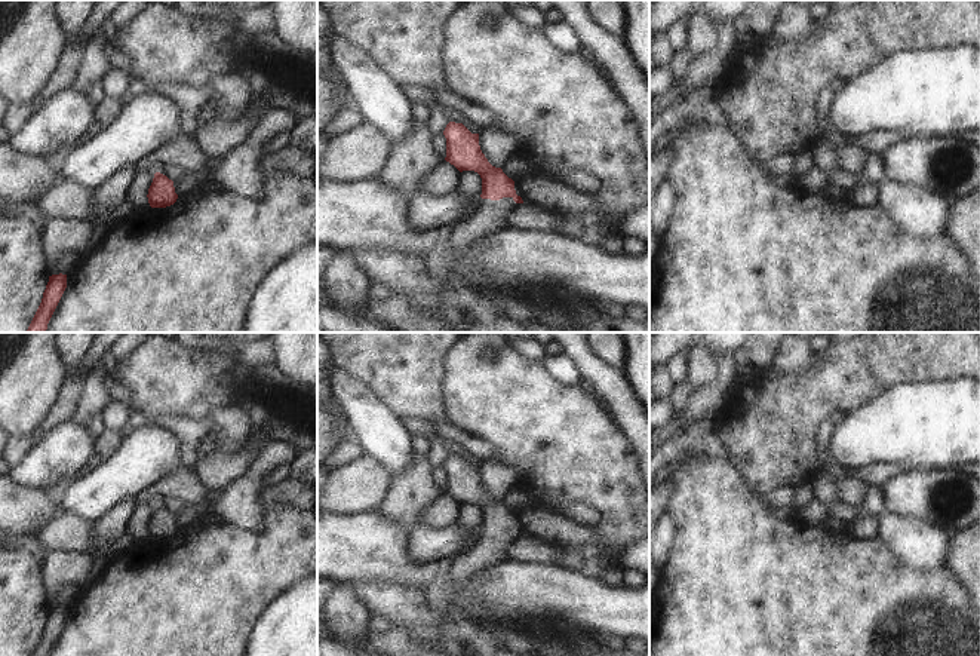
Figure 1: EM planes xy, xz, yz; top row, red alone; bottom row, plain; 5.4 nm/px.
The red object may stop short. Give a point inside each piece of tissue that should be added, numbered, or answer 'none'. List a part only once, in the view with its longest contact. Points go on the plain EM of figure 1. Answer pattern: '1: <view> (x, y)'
1: xz (490, 548)

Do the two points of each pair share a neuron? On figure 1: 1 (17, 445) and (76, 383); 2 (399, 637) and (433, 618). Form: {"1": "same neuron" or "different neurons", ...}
{"1": "same neuron", "2": "different neurons"}

